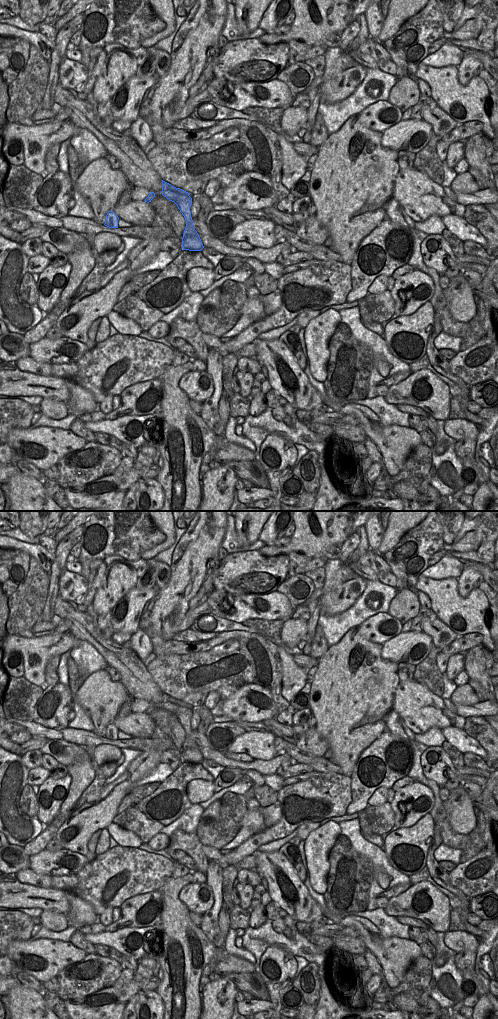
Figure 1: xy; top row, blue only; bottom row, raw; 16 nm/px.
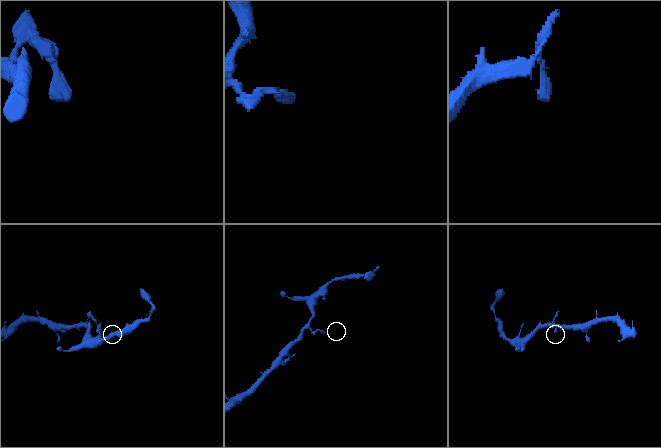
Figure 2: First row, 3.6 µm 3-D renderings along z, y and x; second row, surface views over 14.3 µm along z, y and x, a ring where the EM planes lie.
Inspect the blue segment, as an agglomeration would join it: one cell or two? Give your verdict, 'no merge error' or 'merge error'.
merge error

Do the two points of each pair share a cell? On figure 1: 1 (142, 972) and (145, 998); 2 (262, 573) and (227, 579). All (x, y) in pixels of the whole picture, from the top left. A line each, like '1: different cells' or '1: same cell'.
1: different cells
2: same cell

